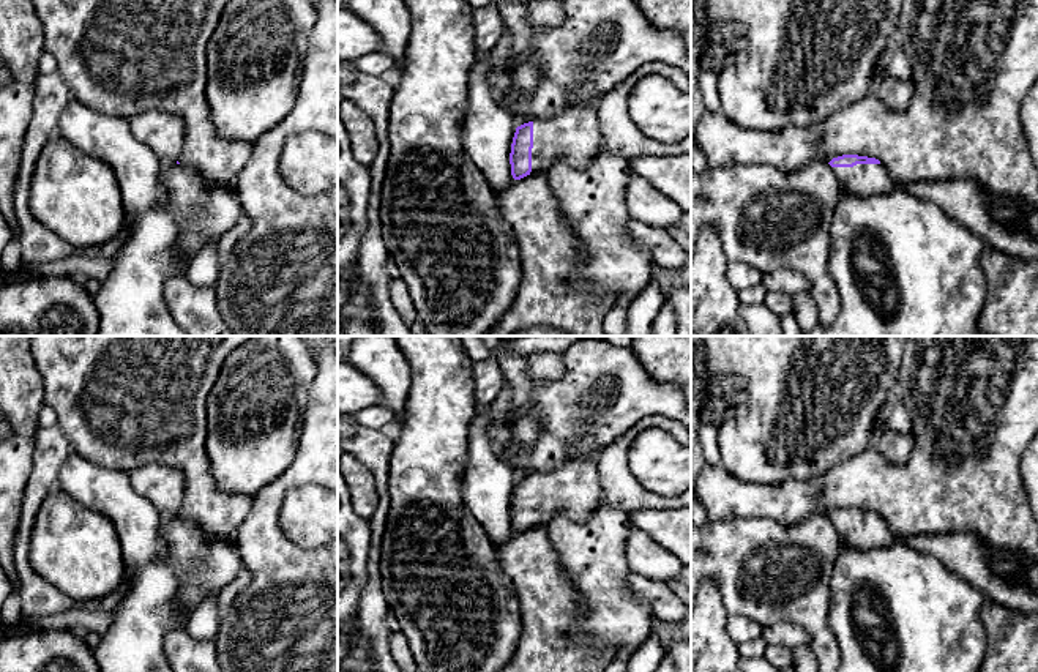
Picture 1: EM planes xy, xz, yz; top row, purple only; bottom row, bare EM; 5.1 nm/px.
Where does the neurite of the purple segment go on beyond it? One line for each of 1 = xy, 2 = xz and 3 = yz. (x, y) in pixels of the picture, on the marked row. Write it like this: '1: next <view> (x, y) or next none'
1: next none
2: next xz (575, 134)
3: next yz (863, 179)

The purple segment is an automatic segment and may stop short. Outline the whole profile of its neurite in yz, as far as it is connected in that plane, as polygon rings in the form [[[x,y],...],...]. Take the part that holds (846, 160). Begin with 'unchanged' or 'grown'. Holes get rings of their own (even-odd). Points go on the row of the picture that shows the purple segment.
grown | [[[835,155],[827,159],[842,191],[855,196],[880,196],[894,191],[896,185],[885,166],[876,159],[858,155]]]

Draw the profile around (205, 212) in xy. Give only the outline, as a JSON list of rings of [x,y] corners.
[[[177,162],[162,167],[161,180],[169,191],[167,210],[178,224],[177,249],[186,260],[208,243],[218,243],[243,215],[230,188],[205,180],[196,169]]]

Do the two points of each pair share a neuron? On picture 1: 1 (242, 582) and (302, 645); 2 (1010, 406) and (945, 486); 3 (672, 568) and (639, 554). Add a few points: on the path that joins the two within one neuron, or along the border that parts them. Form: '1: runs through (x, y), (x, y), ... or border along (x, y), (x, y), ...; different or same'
1: border along (245, 565), (251, 581), (223, 614); different
2: runs through (988, 418), (969, 437), (966, 464); same
3: runs through (664, 567), (647, 557); same

